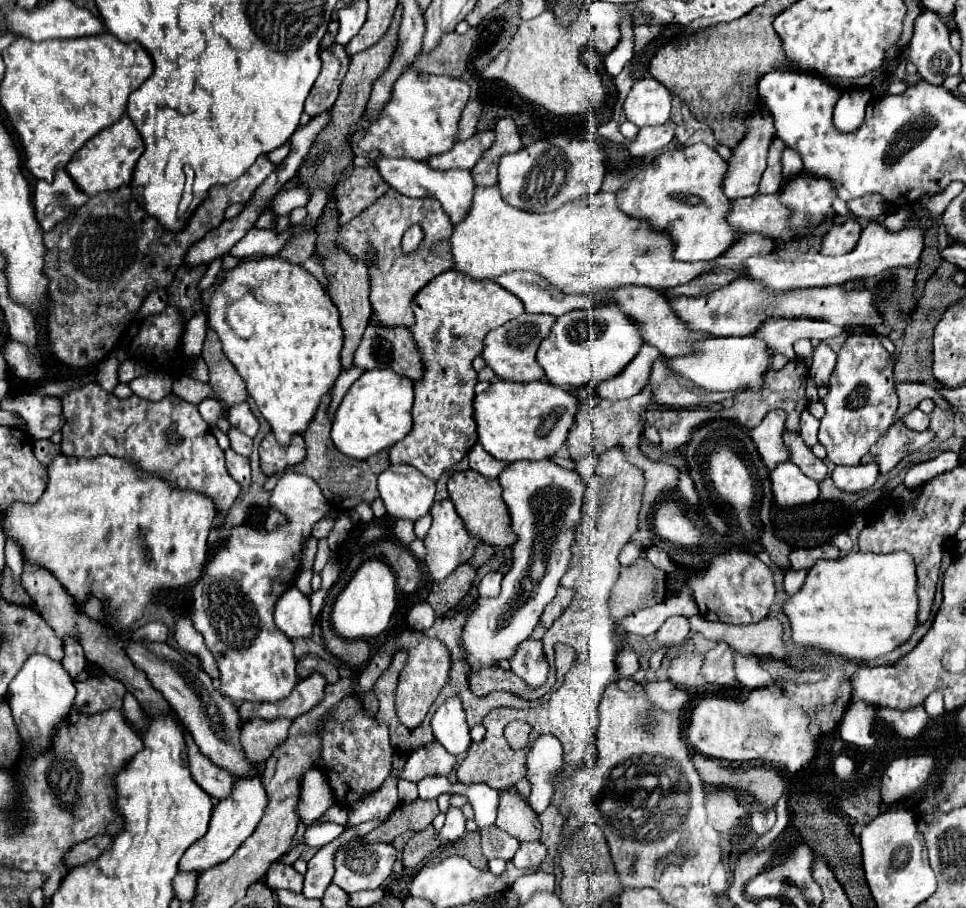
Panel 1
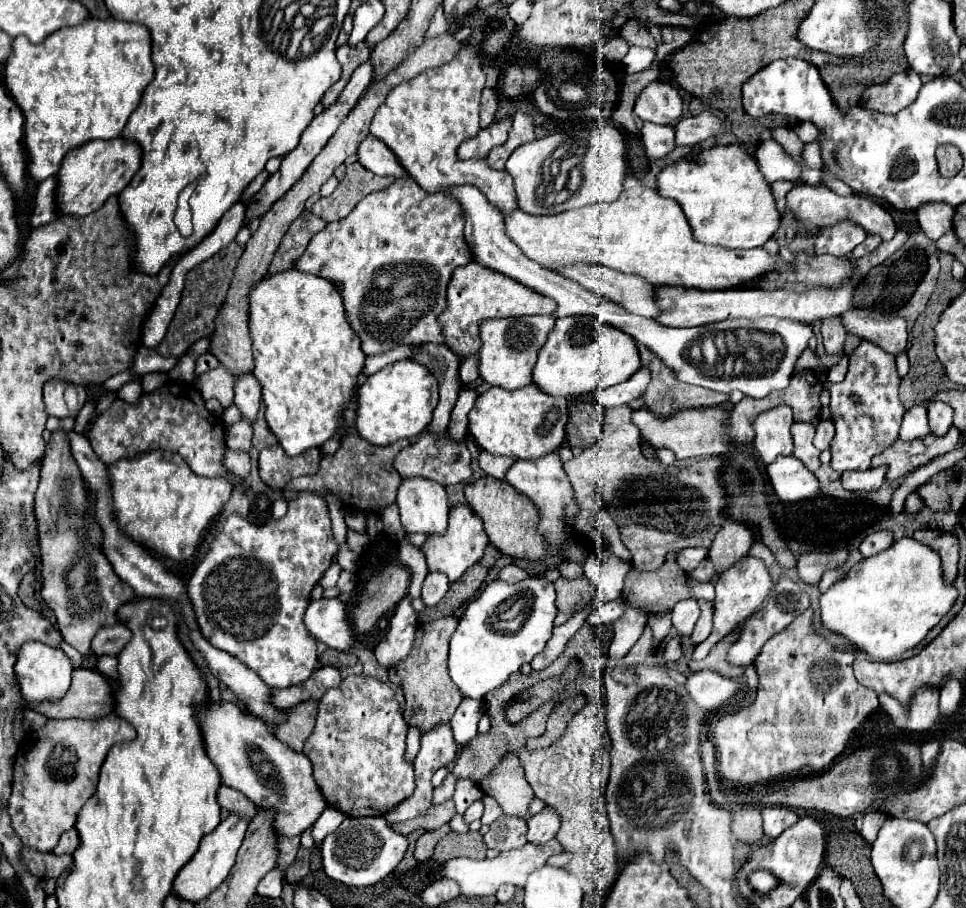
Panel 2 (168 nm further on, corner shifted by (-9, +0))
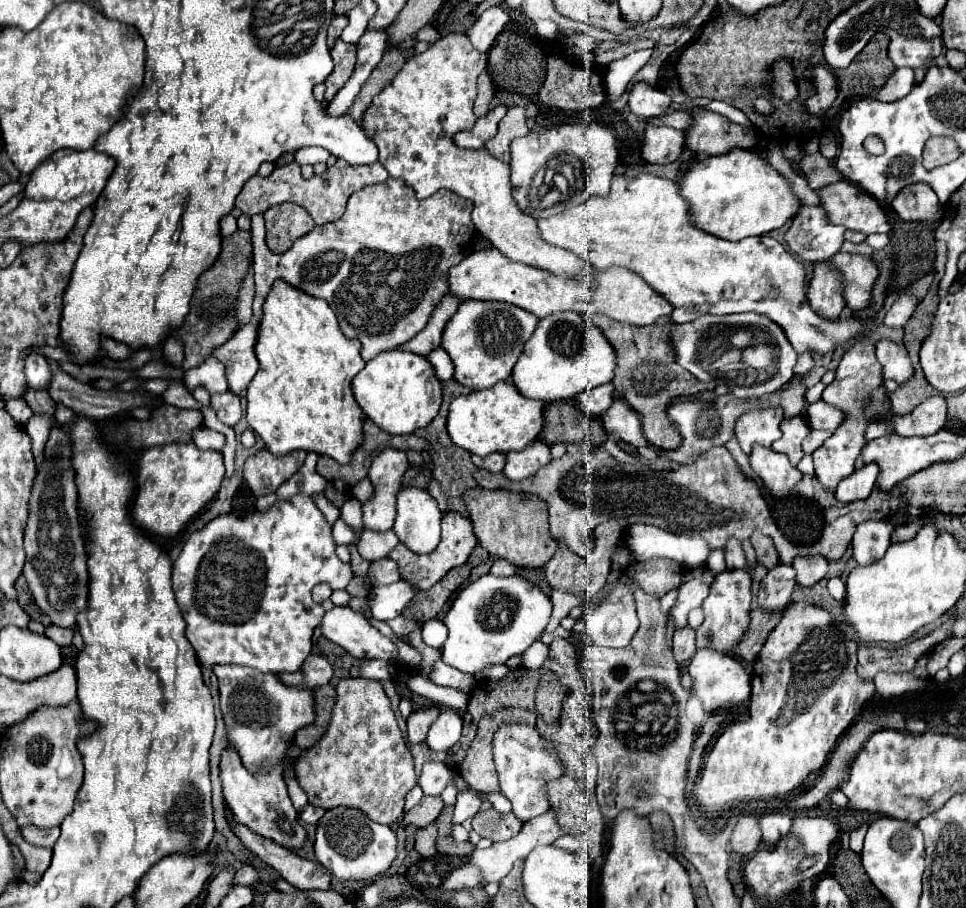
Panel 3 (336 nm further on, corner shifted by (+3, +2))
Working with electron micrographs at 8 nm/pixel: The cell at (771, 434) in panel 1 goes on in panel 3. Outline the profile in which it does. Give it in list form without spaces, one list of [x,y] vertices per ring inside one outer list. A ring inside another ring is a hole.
[[[768,407],[768,409],[754,409],[744,413],[736,421],[736,437],[740,447],[746,455],[750,455],[752,445],[758,443],[762,447],[770,447],[776,439],[780,439],[780,423],[782,423],[782,409]]]

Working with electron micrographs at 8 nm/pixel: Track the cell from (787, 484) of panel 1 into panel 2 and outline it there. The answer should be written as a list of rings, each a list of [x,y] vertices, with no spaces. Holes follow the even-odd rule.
[[[780,455],[766,465],[770,483],[782,501],[800,501],[818,493],[818,479],[796,457]]]

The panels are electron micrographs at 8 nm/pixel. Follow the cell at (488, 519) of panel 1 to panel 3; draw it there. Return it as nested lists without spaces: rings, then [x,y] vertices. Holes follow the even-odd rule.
[[[474,487],[464,493],[464,503],[474,523],[474,535],[478,543],[492,557],[502,557],[516,567],[542,567],[556,553],[558,543],[550,537],[548,531],[548,511],[544,501],[540,501],[538,497],[528,493],[488,491],[482,487]]]

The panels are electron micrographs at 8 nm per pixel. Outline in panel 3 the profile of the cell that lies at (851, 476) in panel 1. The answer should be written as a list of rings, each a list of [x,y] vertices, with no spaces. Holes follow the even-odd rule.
[[[864,465],[860,469],[856,469],[852,475],[844,477],[844,481],[840,481],[840,485],[836,487],[836,499],[842,503],[852,503],[858,499],[866,499],[876,483],[878,477],[878,465]]]

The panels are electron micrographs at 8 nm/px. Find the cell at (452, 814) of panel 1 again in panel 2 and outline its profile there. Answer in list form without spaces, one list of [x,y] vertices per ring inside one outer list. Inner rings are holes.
[[[476,801],[476,803],[472,803],[472,805],[466,809],[466,813],[464,813],[464,821],[466,821],[466,823],[472,823],[472,821],[480,819],[480,817],[482,817],[482,811],[484,811],[484,805],[482,805],[482,801]]]

